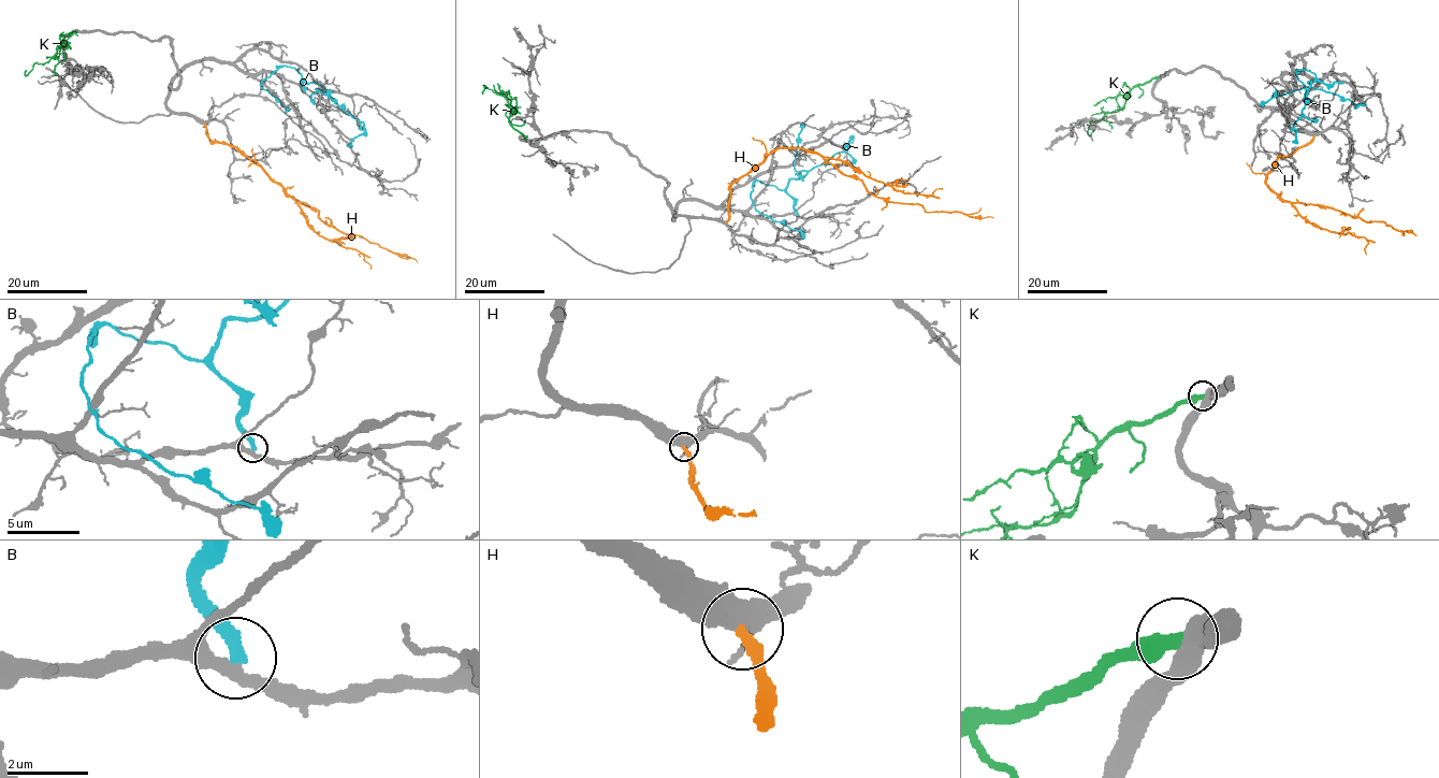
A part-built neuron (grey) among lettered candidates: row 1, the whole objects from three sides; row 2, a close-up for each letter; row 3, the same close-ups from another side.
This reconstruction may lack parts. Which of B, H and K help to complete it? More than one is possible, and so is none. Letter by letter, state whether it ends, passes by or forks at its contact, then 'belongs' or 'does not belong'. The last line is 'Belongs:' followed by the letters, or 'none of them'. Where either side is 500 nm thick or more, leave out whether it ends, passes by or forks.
B: it ends there; does not belong
H: it ends there; belongs
K: it ends there; does not belong
Belongs: H

